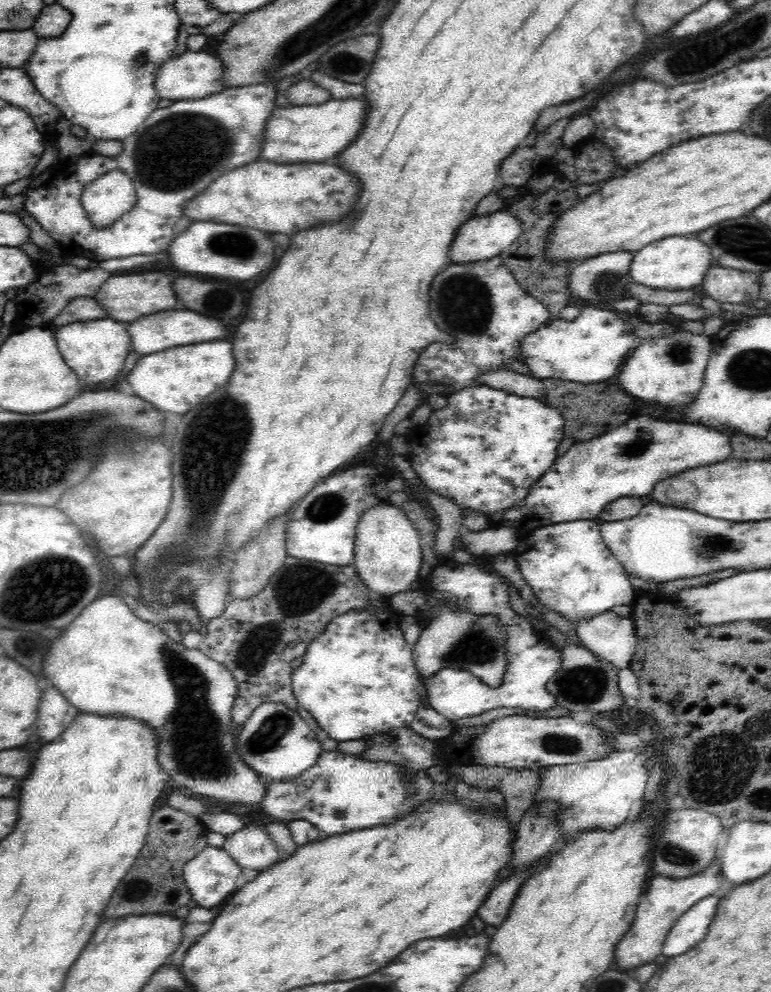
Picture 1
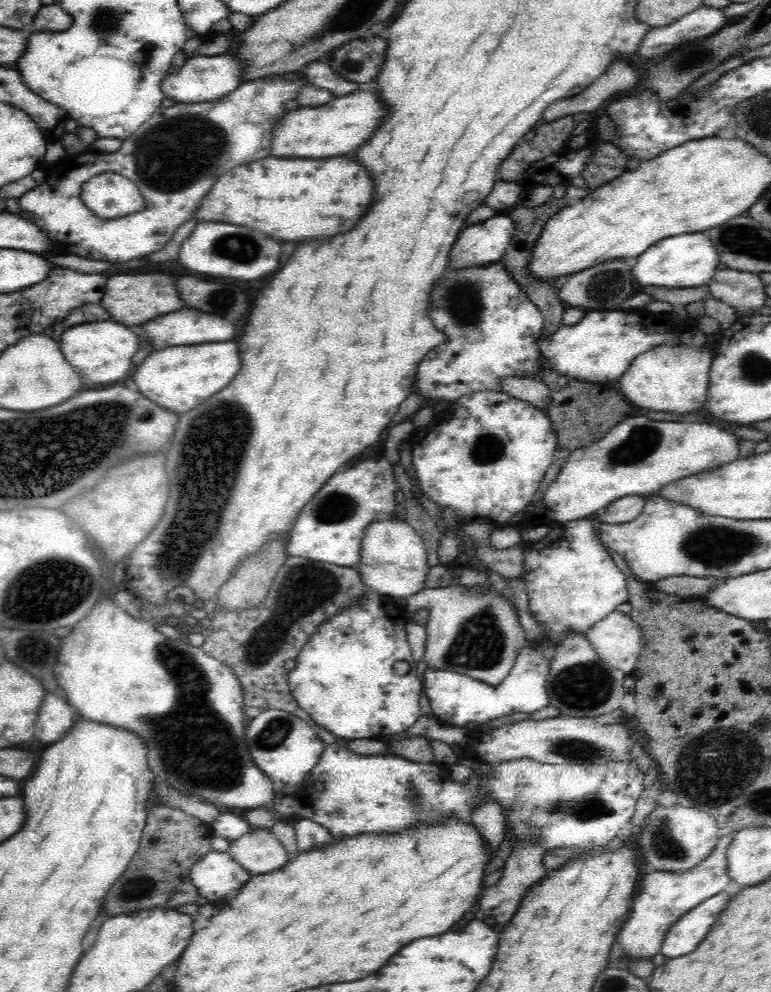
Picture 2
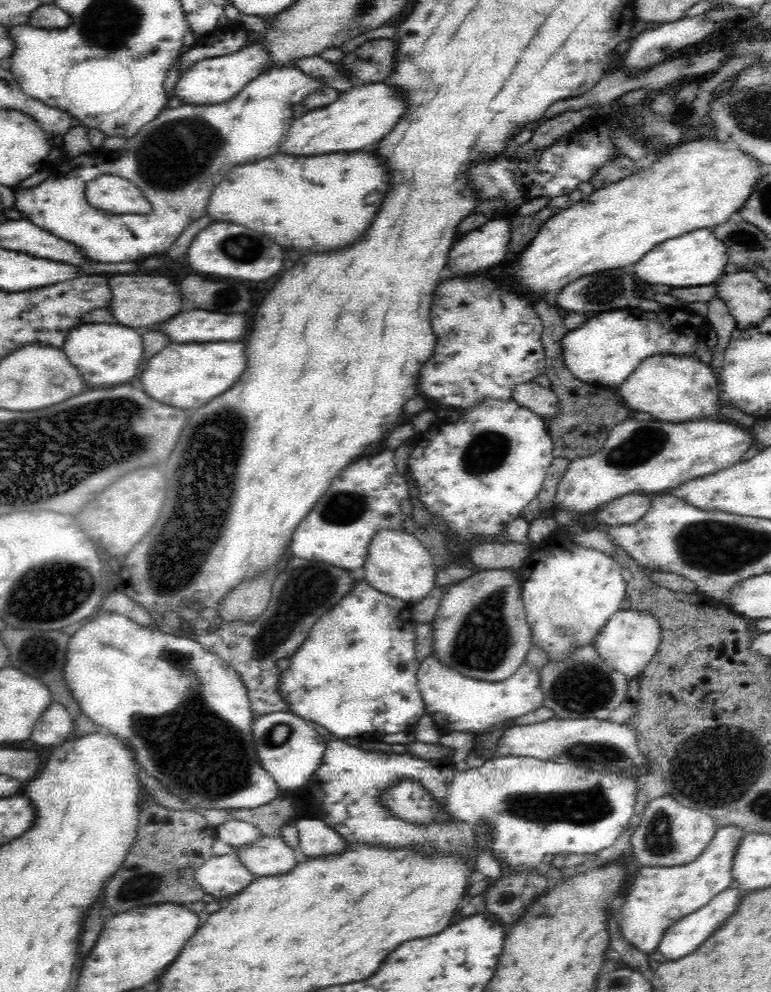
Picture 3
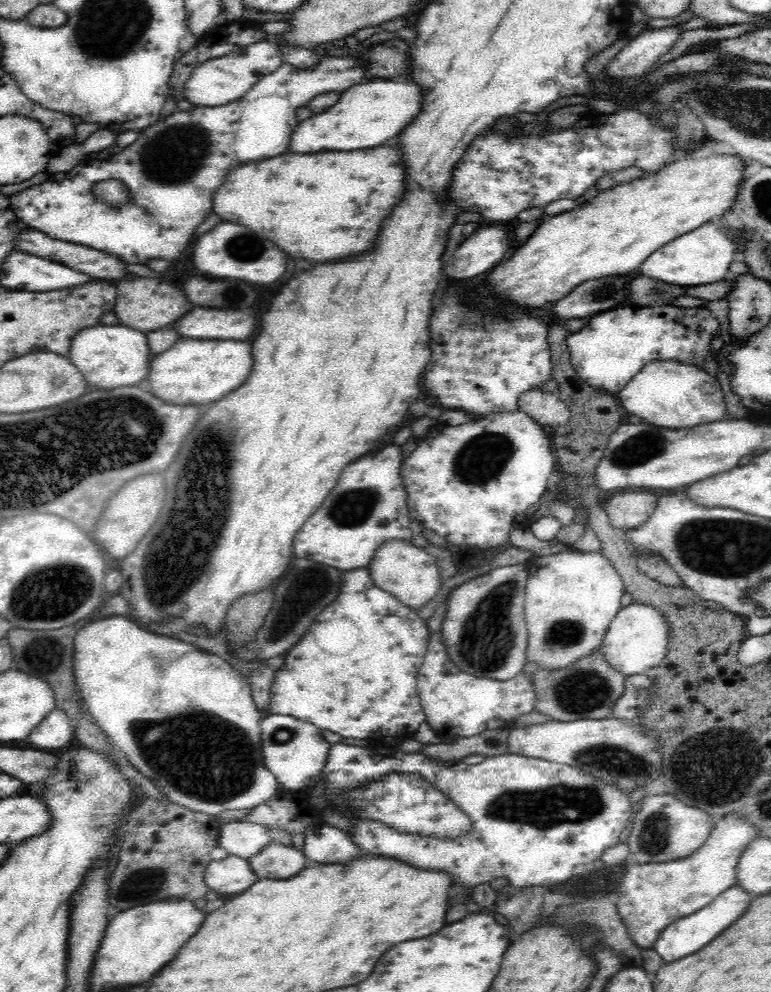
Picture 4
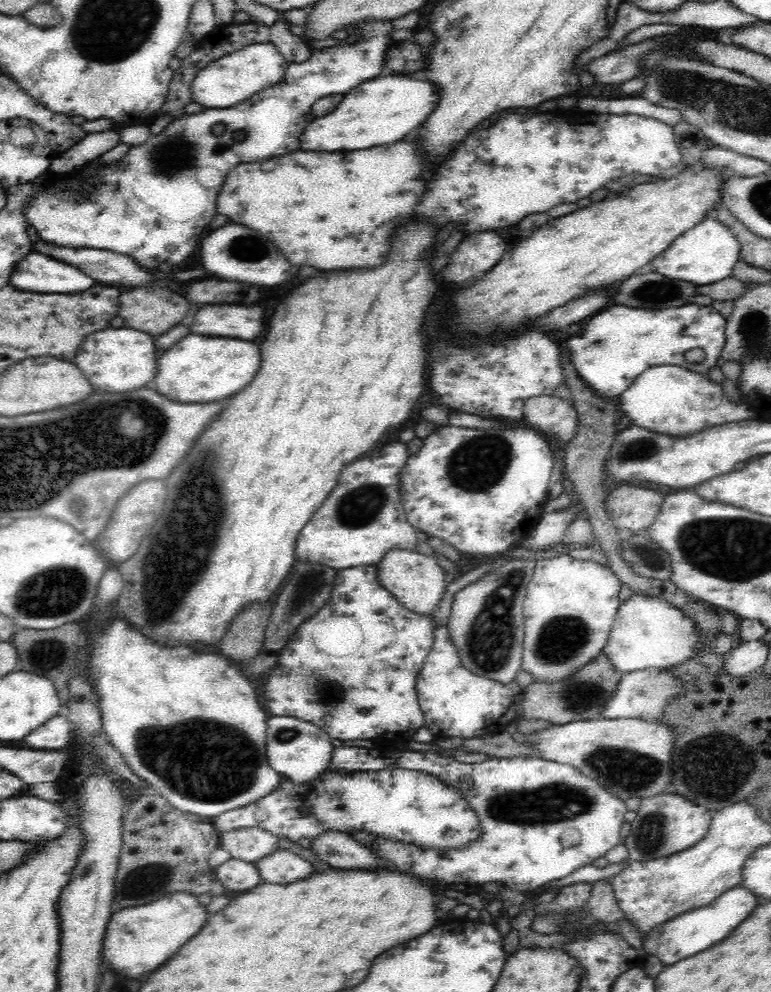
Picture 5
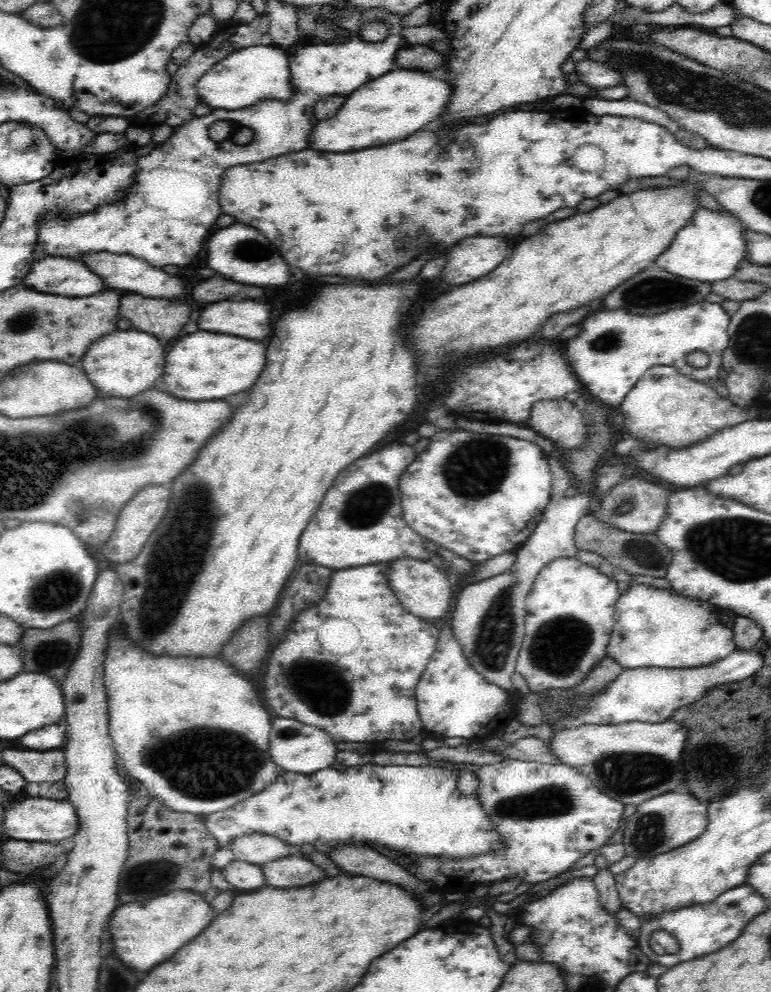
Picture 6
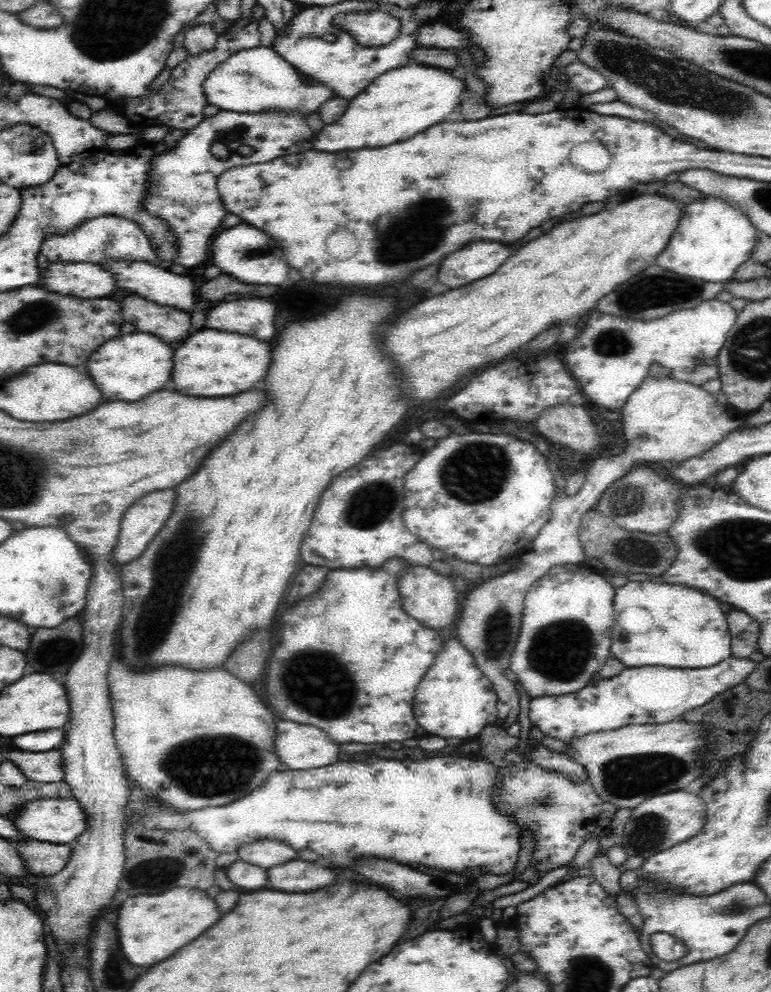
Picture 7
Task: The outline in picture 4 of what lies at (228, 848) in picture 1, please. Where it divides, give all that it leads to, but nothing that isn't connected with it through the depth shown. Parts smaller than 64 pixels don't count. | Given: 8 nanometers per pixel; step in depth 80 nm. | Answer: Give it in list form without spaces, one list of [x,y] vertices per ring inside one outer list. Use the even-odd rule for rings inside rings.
[[[273,841],[248,861],[260,879],[284,880],[306,868],[302,851]]]

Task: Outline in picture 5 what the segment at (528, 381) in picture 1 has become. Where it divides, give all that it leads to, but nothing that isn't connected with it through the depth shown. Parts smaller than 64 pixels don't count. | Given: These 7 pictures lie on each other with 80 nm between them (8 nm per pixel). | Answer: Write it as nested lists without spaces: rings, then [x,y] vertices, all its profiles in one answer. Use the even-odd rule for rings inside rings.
[[[554,395],[534,397],[525,402],[524,408],[524,422],[540,434],[546,433],[556,436],[561,442],[561,447],[567,445],[579,429],[578,413],[567,399],[558,398]]]

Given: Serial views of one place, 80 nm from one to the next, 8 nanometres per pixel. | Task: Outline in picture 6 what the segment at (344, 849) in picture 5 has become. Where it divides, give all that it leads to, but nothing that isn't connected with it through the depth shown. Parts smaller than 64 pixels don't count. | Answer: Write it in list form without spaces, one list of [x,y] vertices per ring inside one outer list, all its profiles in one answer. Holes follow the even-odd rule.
[[[340,848],[340,850],[332,852],[330,858],[346,872],[376,878],[382,882],[392,882],[396,886],[404,886],[404,890],[414,890],[418,884],[418,880],[410,872],[392,864],[388,858],[384,858],[382,854],[378,854],[374,850],[346,848],[342,852],[342,848]]]

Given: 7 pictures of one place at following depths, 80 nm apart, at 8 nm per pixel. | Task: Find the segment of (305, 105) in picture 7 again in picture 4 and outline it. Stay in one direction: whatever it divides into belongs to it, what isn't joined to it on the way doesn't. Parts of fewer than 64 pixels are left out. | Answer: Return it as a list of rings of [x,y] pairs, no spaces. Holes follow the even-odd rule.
[[[260,41],[239,48],[230,54],[214,58],[198,66],[185,84],[185,98],[196,106],[226,106],[239,101],[264,76],[274,74],[283,61],[278,46],[269,41]]]

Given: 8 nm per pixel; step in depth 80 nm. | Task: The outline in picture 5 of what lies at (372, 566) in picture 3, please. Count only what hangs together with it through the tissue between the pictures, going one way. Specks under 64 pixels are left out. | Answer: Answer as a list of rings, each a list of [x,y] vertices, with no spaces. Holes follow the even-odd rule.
[[[392,550],[390,554],[384,556],[377,567],[380,583],[400,601],[404,608],[419,615],[432,617],[448,586],[444,581],[444,571],[435,559],[418,552]]]

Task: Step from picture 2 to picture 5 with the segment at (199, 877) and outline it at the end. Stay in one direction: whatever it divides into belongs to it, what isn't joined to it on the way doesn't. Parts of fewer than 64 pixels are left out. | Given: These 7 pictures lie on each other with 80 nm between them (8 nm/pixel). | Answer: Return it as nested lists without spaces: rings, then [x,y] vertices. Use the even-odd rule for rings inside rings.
[[[231,858],[212,871],[230,892],[246,892],[246,888],[258,886],[261,880],[255,864],[238,859]]]

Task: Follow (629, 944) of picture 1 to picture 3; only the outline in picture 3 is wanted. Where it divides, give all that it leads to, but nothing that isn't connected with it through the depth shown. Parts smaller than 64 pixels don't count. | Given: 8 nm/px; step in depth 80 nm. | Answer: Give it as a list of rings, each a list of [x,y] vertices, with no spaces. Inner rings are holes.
[[[728,824],[718,828],[708,846],[688,864],[639,868],[630,878],[626,886],[626,896],[618,906],[619,927],[624,938],[643,954],[649,955],[656,951],[660,938],[669,926],[706,906],[732,884],[733,858],[746,833],[747,830]]]

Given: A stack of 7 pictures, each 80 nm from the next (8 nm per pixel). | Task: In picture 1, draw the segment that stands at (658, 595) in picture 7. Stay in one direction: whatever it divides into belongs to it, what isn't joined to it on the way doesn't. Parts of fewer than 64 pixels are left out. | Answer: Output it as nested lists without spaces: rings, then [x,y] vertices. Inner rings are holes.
[[[608,611],[596,615],[587,621],[576,621],[574,623],[581,643],[587,646],[594,655],[610,663],[618,670],[629,668],[637,647],[635,624],[630,616],[621,617],[615,611]]]

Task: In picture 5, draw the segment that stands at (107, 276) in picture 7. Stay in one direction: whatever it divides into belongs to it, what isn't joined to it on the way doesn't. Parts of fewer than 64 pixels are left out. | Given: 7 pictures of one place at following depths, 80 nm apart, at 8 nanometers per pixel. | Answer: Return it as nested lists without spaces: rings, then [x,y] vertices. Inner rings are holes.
[[[32,252],[16,265],[10,284],[42,294],[78,294],[94,286],[94,280],[80,269],[44,254]]]

